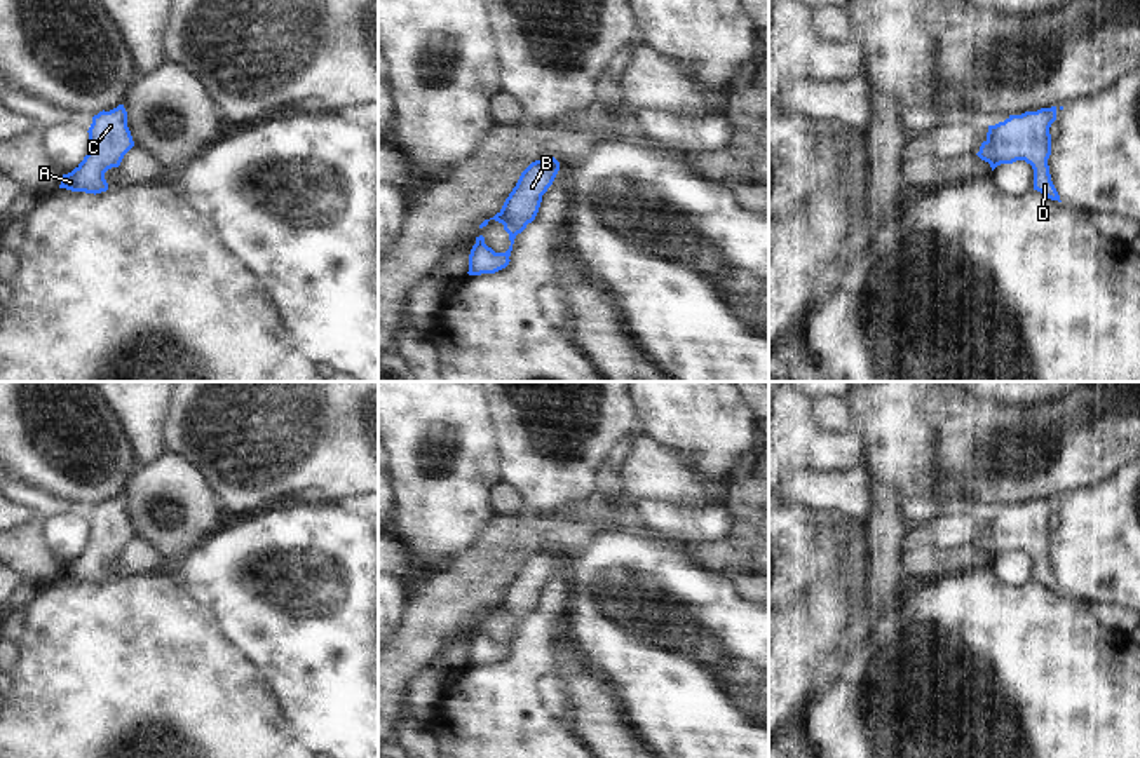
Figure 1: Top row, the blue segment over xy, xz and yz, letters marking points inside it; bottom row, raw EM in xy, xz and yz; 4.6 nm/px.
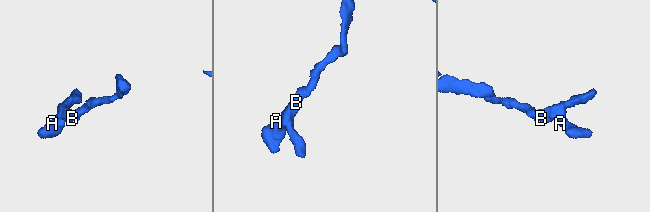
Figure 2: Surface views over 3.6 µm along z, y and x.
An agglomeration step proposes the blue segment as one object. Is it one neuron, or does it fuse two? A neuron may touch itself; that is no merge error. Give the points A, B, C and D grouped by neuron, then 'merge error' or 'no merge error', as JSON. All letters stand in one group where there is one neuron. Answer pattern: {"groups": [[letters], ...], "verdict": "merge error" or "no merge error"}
{"groups": [["A", "B", "C", "D"]], "verdict": "no merge error"}

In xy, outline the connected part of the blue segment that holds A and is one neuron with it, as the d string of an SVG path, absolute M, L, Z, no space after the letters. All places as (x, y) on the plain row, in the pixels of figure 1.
M124 495L94 505L87 523L87 545L71 563L63 565L59 579L96 585L108 580L105 563L119 558L124 545L134 537Z

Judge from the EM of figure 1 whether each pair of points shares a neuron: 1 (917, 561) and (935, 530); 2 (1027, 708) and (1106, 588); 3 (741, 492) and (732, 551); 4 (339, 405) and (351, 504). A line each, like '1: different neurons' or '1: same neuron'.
1: different neurons
2: different neurons
3: same neuron
4: different neurons

